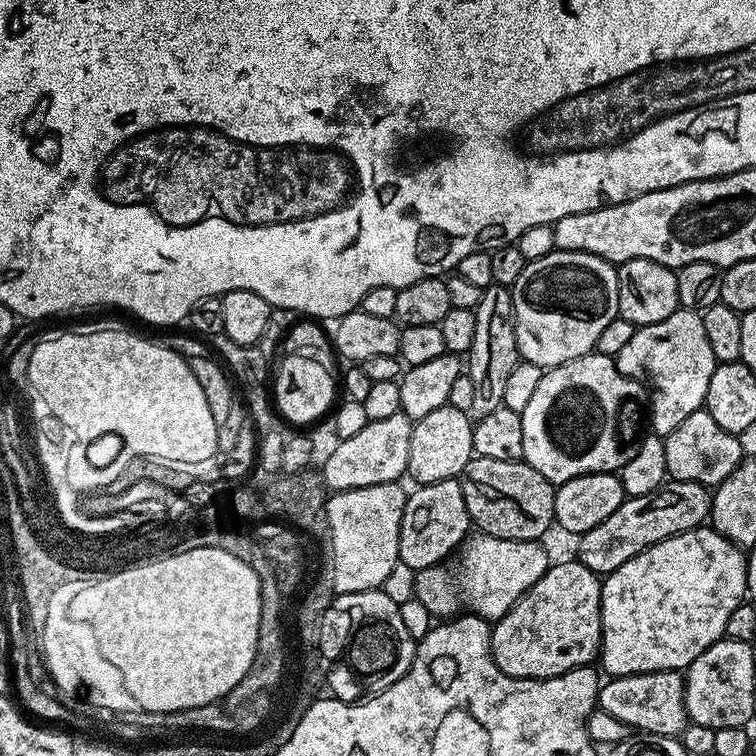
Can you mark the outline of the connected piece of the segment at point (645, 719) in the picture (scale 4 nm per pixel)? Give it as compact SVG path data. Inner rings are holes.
M679 671L639 672L633 676L614 676L605 679L600 685L599 711L612 715L618 722L628 725L632 730L653 732L659 736L679 737L680 731L690 723L686 702L684 701L684 676Z

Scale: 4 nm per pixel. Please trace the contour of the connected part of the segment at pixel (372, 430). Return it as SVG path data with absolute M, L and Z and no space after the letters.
M404 413L393 414L390 418L370 420L354 438L339 441L336 449L324 460L322 475L324 486L329 493L358 490L362 486L395 484L408 471L410 458L410 434L414 421Z

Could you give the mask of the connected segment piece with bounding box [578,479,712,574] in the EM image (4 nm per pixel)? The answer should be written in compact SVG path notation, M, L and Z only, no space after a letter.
M669 479L660 484L650 494L629 496L594 530L583 533L579 537L580 563L597 574L607 574L618 570L640 552L645 552L650 546L662 542L671 536L688 532L691 528L701 527L709 519L712 510L712 492L698 482L682 482Z

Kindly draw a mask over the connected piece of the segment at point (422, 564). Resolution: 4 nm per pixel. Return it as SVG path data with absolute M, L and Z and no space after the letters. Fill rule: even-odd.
M455 479L422 484L413 489L408 492L408 501L402 510L402 526L398 534L399 563L415 570L443 565L449 559L447 556L453 551L452 556L469 535L470 521L462 486L459 479Z

